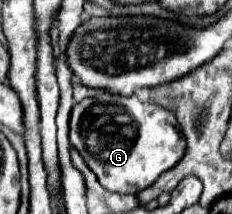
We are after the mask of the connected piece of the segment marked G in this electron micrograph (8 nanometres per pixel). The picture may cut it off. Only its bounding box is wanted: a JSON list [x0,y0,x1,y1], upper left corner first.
[69,93,185,193]

